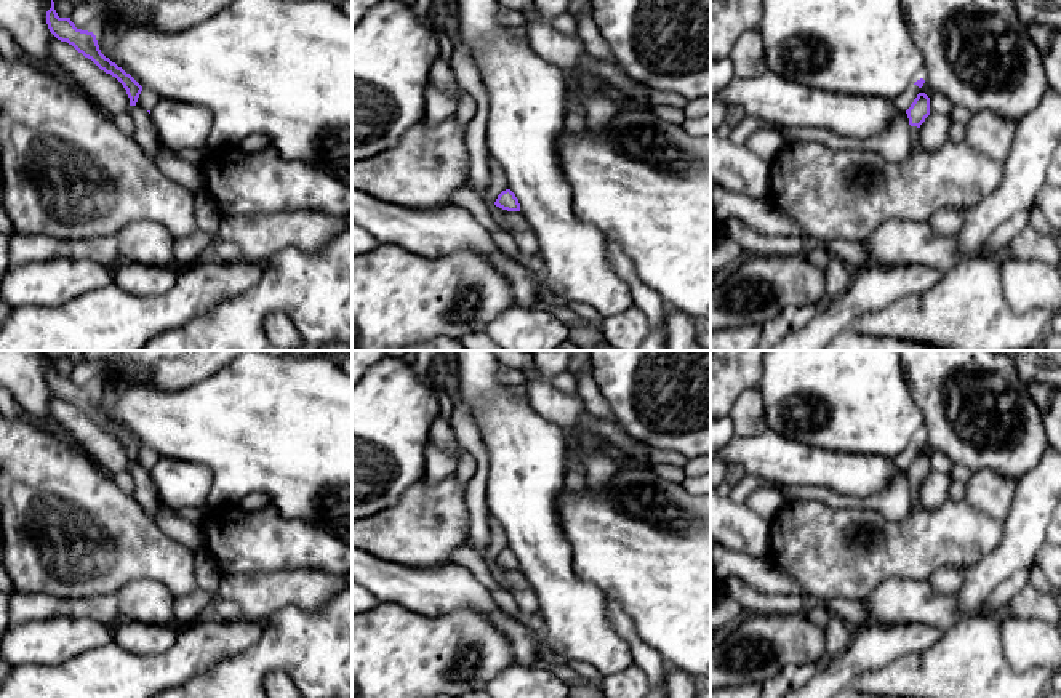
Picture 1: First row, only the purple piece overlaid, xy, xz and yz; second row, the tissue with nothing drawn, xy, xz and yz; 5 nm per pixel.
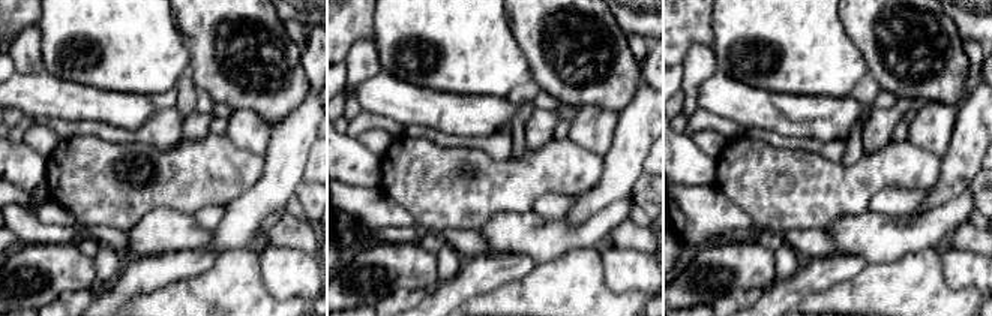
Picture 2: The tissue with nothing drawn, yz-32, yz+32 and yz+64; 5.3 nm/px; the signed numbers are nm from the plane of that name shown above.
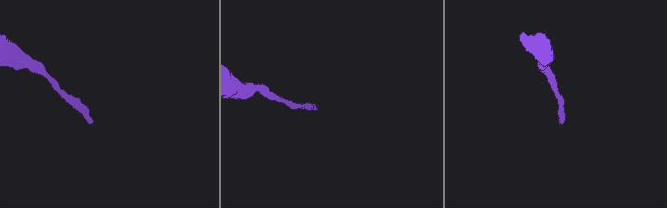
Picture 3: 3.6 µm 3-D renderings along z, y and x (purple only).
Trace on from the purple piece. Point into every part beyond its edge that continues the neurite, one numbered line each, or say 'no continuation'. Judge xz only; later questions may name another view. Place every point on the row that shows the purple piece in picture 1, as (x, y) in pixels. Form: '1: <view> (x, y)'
no continuation

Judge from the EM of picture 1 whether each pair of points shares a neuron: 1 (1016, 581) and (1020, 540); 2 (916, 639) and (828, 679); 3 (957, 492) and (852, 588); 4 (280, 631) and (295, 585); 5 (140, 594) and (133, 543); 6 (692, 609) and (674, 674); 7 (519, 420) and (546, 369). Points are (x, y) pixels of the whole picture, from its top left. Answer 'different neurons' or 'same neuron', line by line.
1: different neurons
2: same neuron
3: different neurons
4: different neurons
5: different neurons
6: different neurons
7: different neurons

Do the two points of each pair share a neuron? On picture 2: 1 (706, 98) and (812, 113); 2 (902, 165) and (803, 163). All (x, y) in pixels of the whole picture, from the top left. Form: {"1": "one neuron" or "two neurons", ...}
{"1": "one neuron", "2": "one neuron"}

